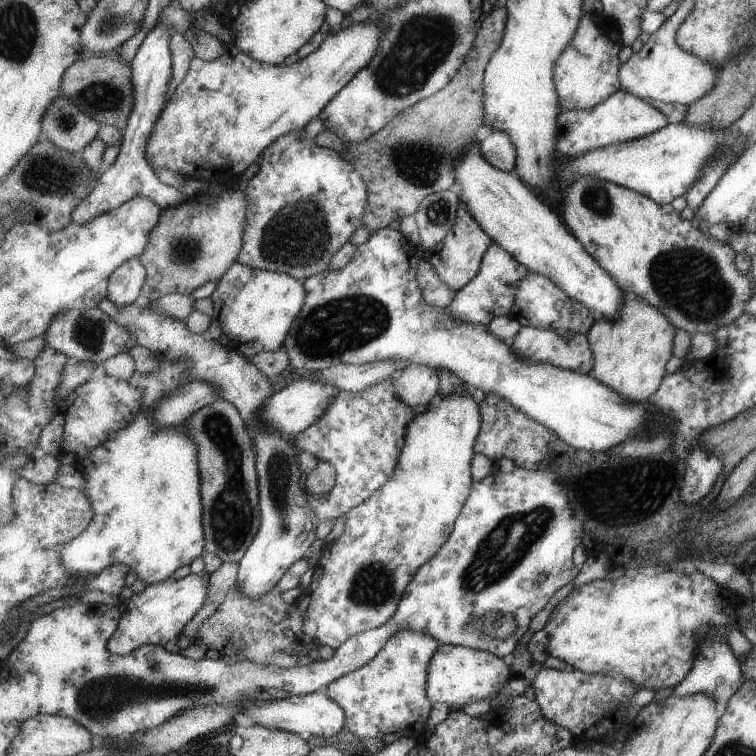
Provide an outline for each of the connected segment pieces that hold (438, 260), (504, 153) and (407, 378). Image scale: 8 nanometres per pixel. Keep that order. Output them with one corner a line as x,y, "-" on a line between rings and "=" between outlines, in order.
461,206
452,231
434,251
426,255
426,258
433,263
441,280
455,292
459,292
480,273
483,257
493,243
491,237
477,224
476,218
473,218
467,209
=
493,130
480,145
482,146
481,152
489,164
506,173
515,172
515,164
517,164
516,145
506,132
=
412,364
401,370
394,384
405,404
425,407
440,395
440,369

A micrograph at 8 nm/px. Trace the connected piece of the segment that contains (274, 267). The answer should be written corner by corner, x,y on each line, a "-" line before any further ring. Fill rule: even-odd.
293,131
280,139
277,139
263,155
260,156
258,173
249,180
249,183
244,187
248,196
248,219
246,222
246,233
244,236
244,247
237,261
249,265
253,268
258,268
266,271
275,271
285,273
299,280
311,282
313,276
320,272
329,270
333,255
347,244
352,236
356,234
359,227
364,226
365,213
367,213
368,204
368,186
365,184
364,178
360,172
349,162
344,159
342,152
336,152
325,147
319,146
311,137
306,134
306,131

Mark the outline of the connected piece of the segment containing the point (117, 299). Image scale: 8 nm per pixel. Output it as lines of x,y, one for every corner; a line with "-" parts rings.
133,257
121,265
111,276
108,298
120,309
142,302
142,290
148,274
140,257

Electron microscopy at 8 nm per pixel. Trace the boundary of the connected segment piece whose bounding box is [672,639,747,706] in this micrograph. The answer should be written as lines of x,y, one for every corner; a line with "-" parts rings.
709,639
702,642
700,651
696,652
696,662
693,663
692,670
685,680
674,688
672,694
682,697
705,693
712,696
720,705
725,706
735,692
740,690
745,679
747,678
744,675
741,660
733,654
727,639

